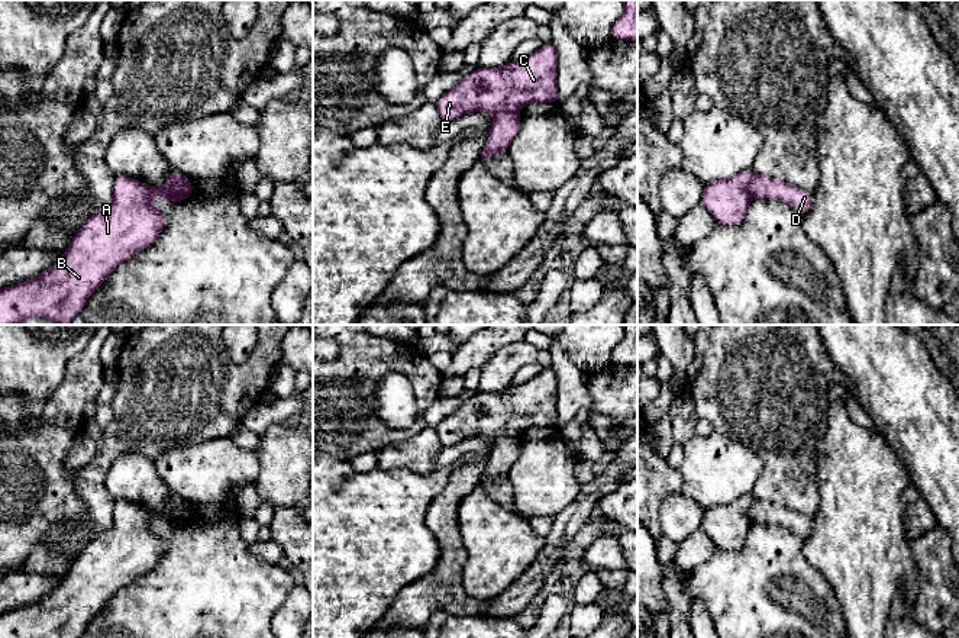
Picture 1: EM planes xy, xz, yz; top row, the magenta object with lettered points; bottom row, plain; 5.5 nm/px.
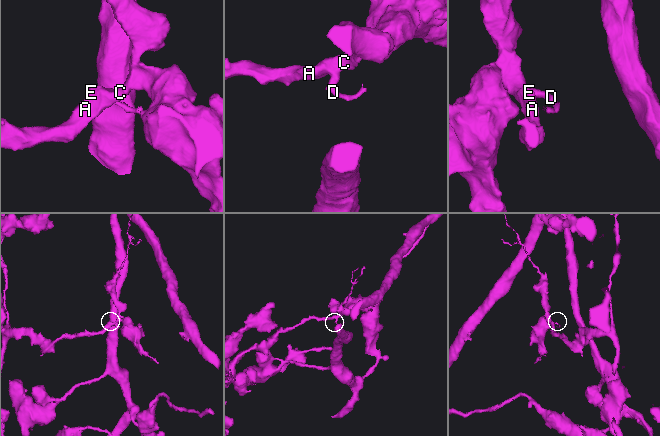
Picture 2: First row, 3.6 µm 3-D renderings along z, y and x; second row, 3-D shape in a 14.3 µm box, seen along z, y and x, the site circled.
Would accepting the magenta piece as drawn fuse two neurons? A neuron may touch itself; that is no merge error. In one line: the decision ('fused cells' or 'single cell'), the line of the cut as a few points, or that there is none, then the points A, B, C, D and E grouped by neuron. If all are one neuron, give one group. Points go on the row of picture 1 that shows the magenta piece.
fused cells; cut in xy along (180, 179), (174, 187), (180, 193), (189, 195); A B C E / D

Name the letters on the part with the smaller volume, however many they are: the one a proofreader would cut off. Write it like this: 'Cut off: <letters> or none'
Cut off: D

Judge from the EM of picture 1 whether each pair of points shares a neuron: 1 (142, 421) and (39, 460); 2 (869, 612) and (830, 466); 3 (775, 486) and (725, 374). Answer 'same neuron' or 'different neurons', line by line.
1: different neurons
2: same neuron
3: same neuron

